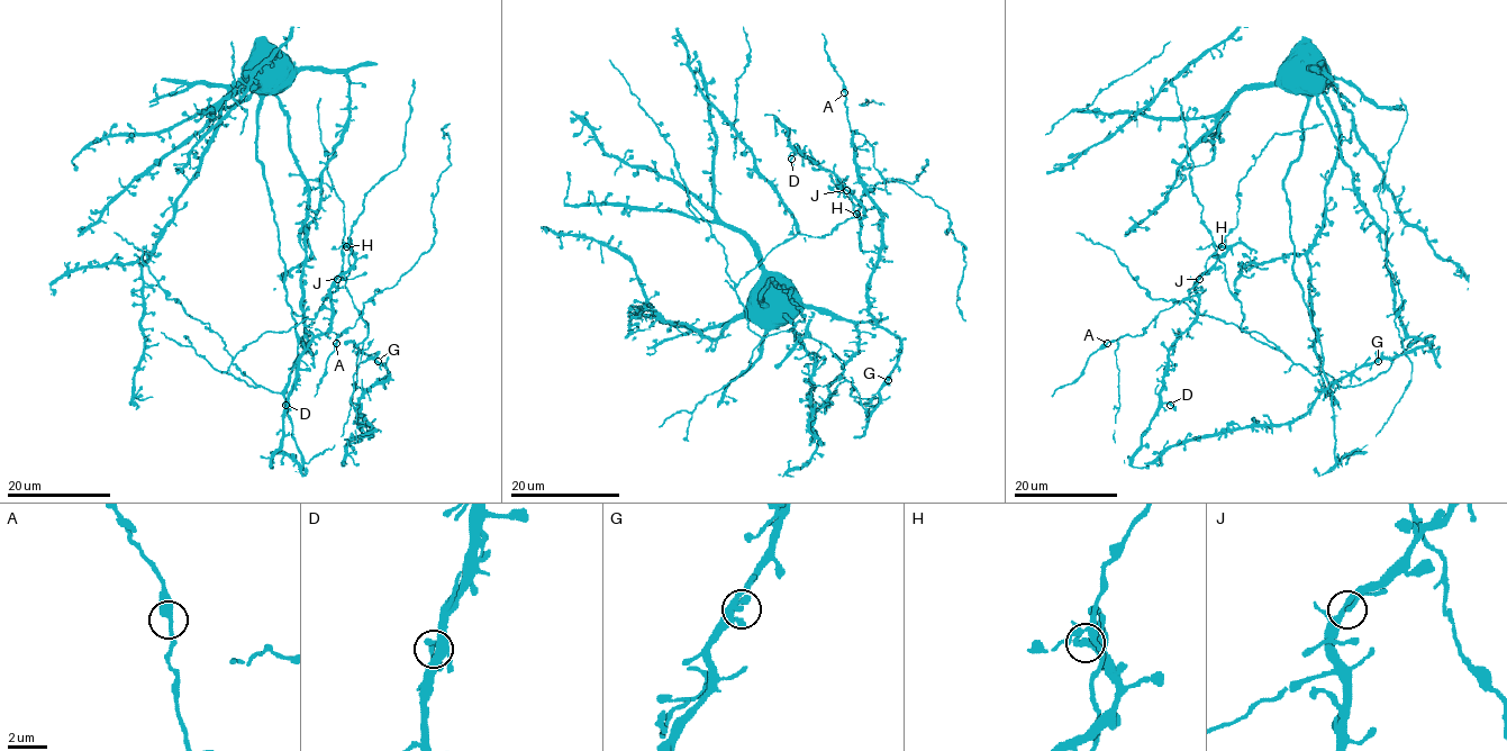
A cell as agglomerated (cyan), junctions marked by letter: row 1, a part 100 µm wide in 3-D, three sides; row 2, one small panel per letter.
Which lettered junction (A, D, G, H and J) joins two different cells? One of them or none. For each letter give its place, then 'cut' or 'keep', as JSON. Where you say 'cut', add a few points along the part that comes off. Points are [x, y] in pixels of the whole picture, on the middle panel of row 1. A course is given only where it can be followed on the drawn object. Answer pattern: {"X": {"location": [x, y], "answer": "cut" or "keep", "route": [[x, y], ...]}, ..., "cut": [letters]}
{"A": {"location": [844, 92], "answer": "keep"}, "D": {"location": [791, 159], "answer": "keep"}, "G": {"location": [888, 380], "answer": "keep"}, "H": {"location": [856, 214], "answer": "cut", "route": [[855, 215], [735, 290], [762, 336], [804, 319], [771, 280], [850, 319], [829, 386], [867, 416], [850, 378]]}, "J": {"location": [846, 190], "answer": "keep"}, "cut": ["H"]}

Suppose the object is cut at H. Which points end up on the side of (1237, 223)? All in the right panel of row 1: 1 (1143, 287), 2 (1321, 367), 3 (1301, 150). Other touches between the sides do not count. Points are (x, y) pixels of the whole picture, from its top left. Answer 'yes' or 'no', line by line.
1: no
2: no
3: no

